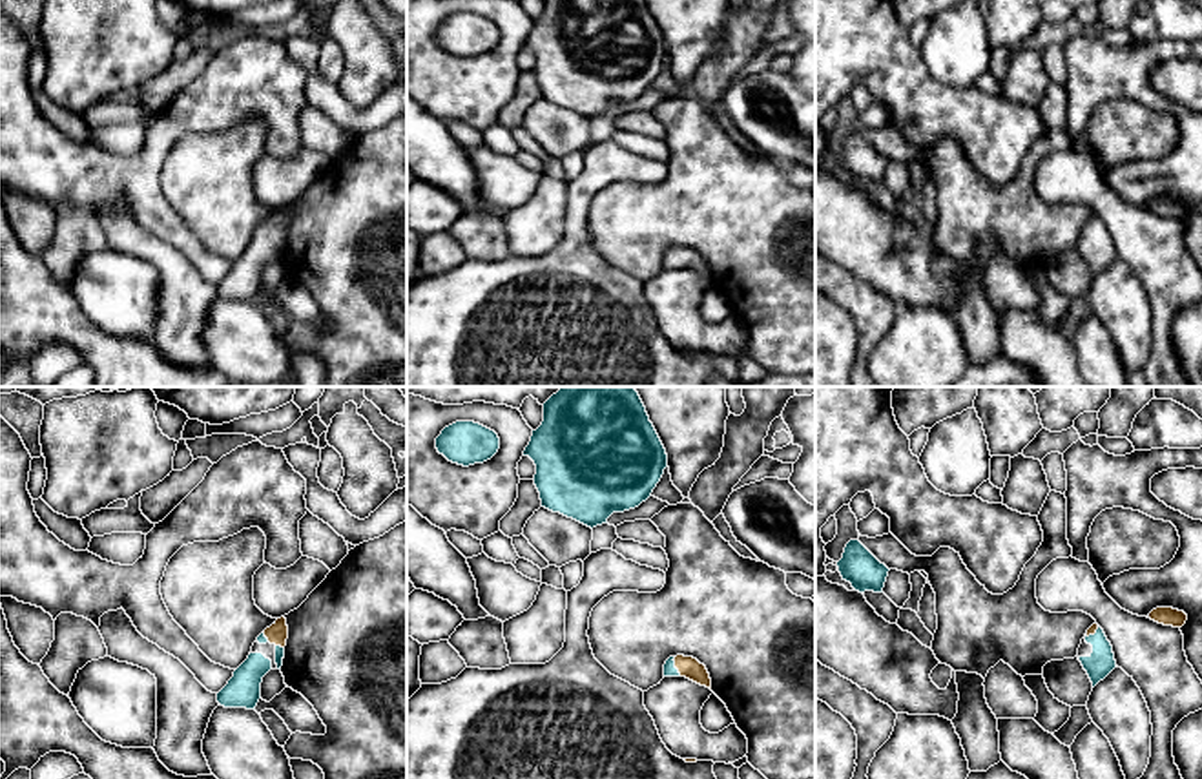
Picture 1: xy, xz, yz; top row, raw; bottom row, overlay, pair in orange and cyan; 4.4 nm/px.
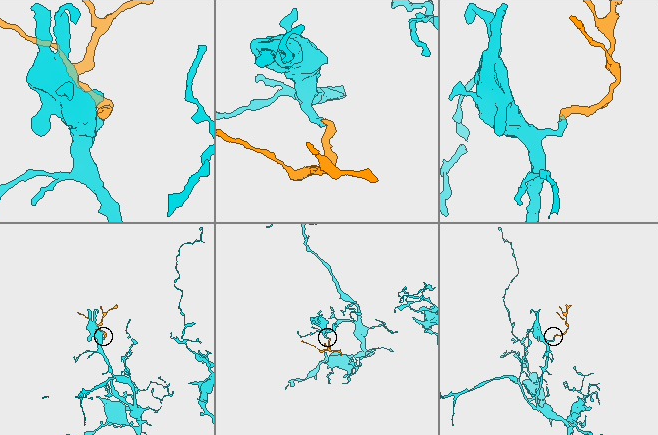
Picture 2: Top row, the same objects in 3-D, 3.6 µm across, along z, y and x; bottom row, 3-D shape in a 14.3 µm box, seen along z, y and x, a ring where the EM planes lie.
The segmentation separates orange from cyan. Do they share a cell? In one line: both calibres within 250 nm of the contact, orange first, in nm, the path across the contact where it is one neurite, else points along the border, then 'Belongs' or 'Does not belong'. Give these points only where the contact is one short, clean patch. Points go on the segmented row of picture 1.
Thickness 90 nm (orange) against 60 nm. Path across: xz (688, 666), (675, 666), (670, 670). Belongs

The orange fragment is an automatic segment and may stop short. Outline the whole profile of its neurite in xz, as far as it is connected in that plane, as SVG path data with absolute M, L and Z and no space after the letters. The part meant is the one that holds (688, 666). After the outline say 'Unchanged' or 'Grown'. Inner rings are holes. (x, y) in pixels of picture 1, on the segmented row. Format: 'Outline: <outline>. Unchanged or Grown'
Outline: M669 657L664 664L664 677L686 677L711 690L711 679L706 666L693 657Z. Grown

